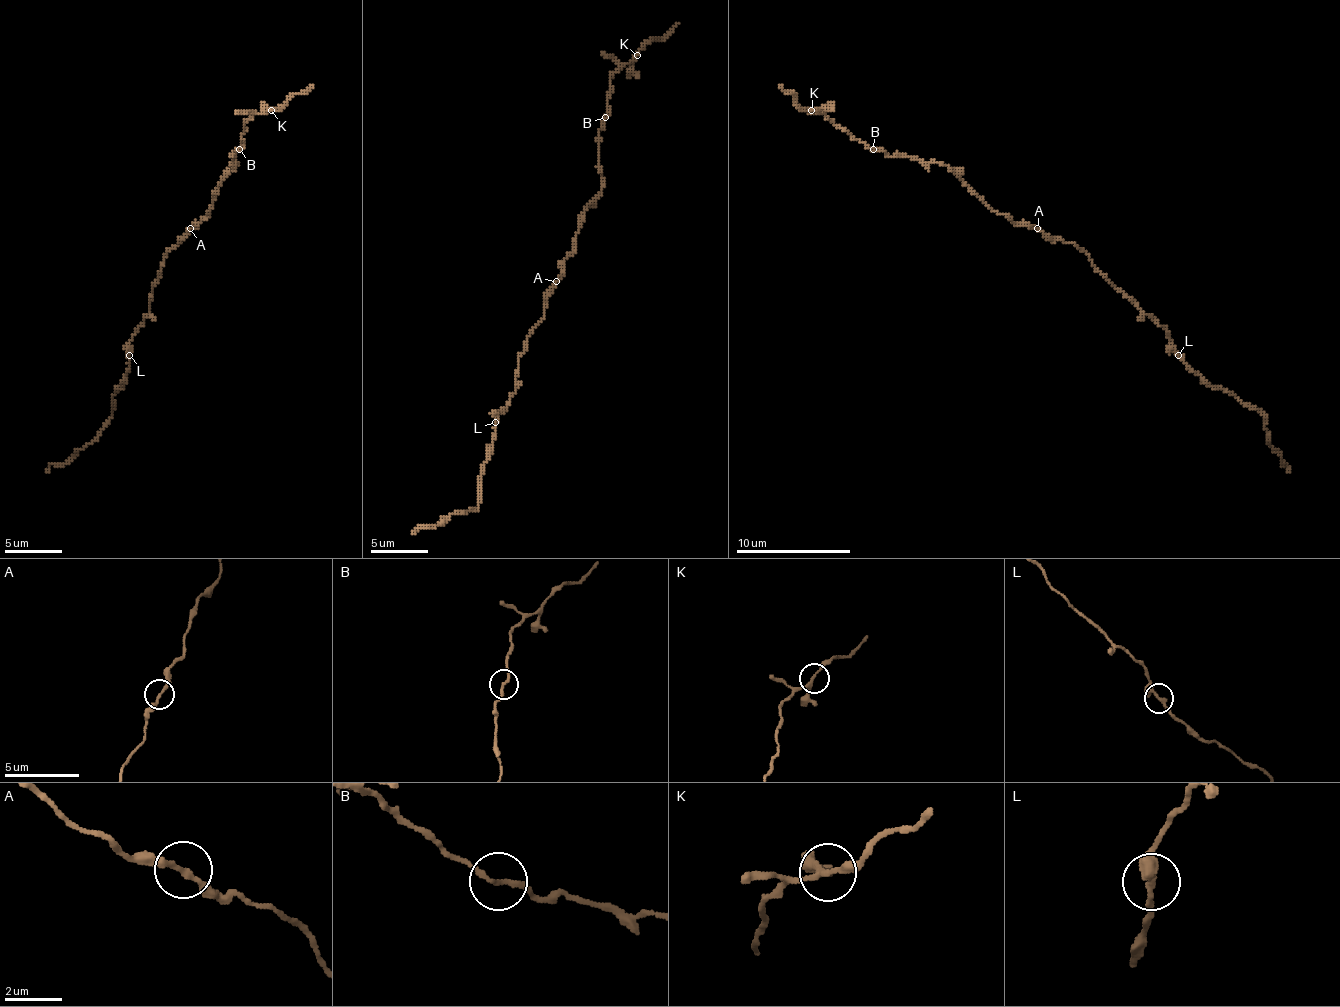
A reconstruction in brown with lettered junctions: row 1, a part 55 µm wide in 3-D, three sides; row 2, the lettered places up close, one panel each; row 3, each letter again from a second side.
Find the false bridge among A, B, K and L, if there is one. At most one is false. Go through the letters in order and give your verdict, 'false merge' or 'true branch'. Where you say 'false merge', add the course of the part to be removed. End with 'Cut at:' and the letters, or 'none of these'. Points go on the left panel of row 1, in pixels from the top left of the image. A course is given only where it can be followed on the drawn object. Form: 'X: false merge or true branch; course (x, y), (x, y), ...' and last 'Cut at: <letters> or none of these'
A: true branch
B: true branch
K: true branch
L: true branch
Cut at: none of these

